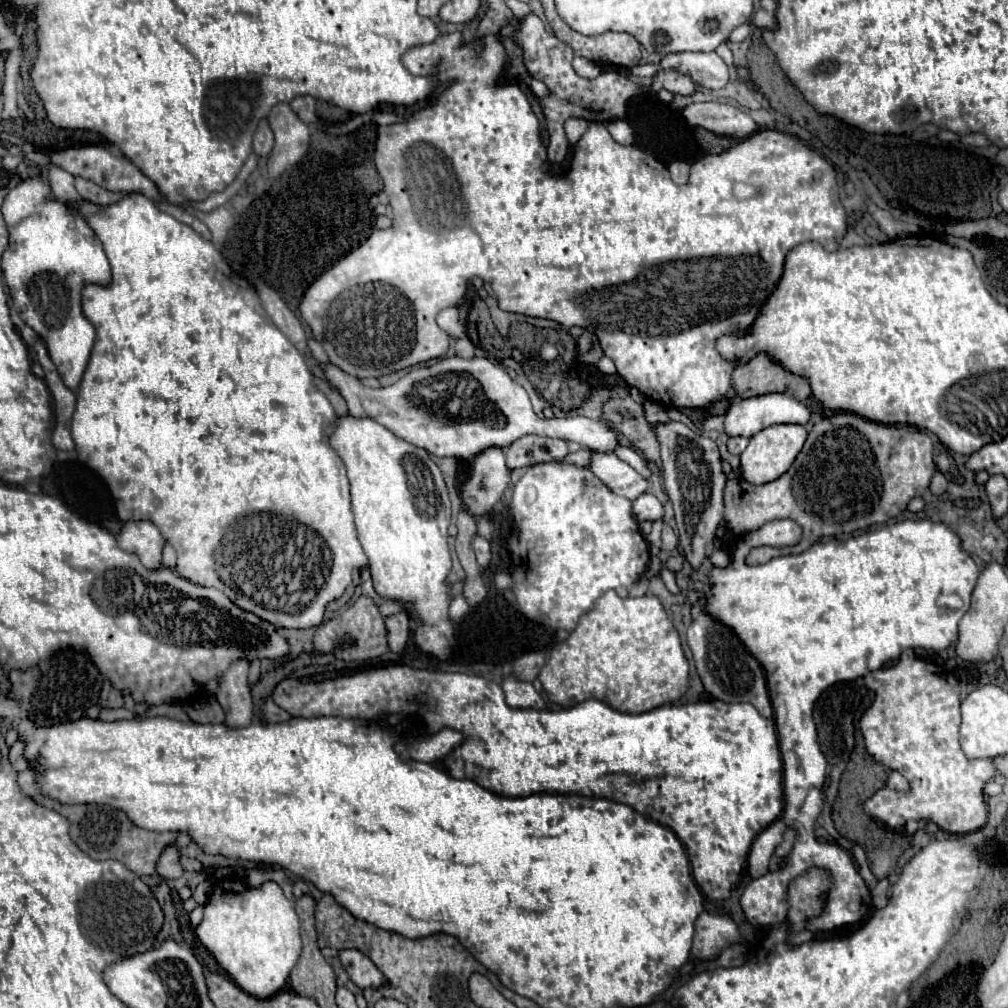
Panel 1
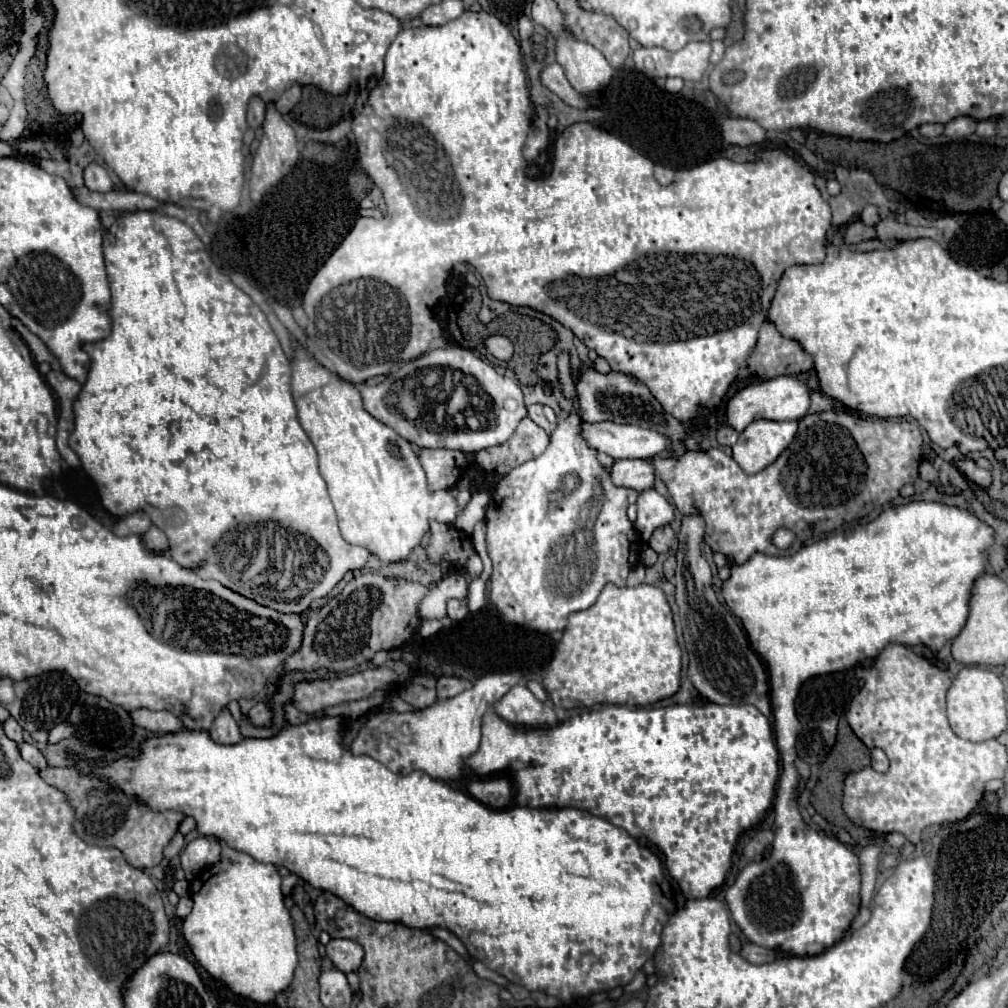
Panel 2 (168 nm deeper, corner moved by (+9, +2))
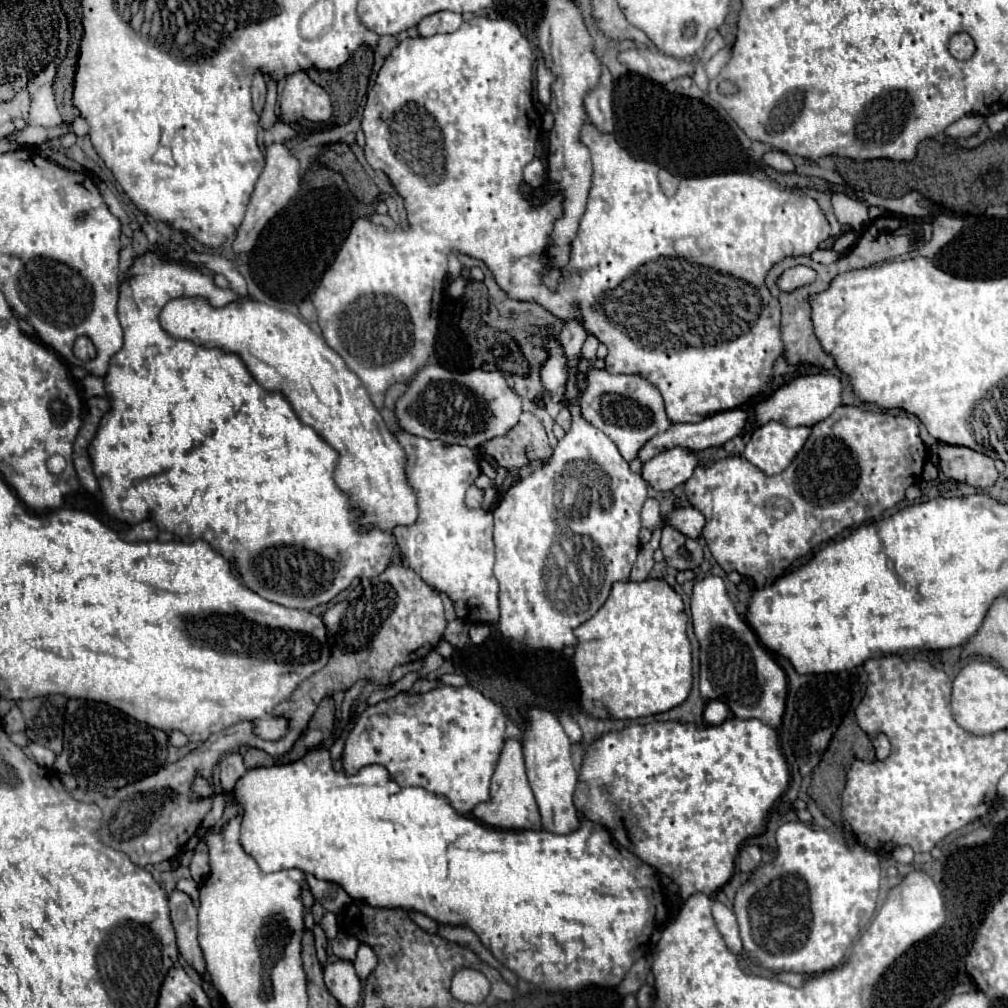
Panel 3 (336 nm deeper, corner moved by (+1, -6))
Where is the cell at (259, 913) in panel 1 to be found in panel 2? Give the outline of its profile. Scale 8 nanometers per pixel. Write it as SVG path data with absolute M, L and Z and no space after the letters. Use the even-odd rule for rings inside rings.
M222 843L224 859L202 873L190 883L190 893L194 899L192 913L184 919L182 933L188 941L196 961L216 979L224 981L236 995L248 997L258 1003L274 1001L278 991L284 991L294 975L296 959L296 937L288 909L284 907L284 897L280 891L280 875L274 865L260 863L246 853L238 853Z

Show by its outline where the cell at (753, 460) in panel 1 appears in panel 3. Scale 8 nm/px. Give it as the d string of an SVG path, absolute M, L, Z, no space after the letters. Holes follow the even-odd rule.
M768 421L758 427L746 443L744 457L768 475L782 473L810 435L810 427L786 427L778 421Z

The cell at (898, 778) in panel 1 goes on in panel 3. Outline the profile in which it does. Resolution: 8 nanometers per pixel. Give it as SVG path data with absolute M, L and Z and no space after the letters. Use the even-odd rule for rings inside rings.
M878 733L876 739L872 739L872 745L874 745L874 749L876 749L876 757L878 757L878 759L886 759L886 757L890 755L890 741L888 741L886 735Z

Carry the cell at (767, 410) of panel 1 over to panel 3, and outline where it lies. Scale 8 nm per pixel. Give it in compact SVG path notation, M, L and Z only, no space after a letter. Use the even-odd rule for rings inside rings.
M804 375L796 377L792 383L780 387L774 391L766 401L756 405L756 425L764 425L768 421L780 421L786 427L796 427L796 425L806 425L812 427L818 421L826 419L834 409L840 405L840 395L842 395L842 383L836 375Z

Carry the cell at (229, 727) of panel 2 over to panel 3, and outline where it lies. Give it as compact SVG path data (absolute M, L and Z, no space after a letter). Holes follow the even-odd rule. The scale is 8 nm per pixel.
M228 753L220 761L220 783L222 791L226 793L226 799L230 801L230 793L234 791L238 779L246 773L246 767L242 763L242 757L238 753Z

